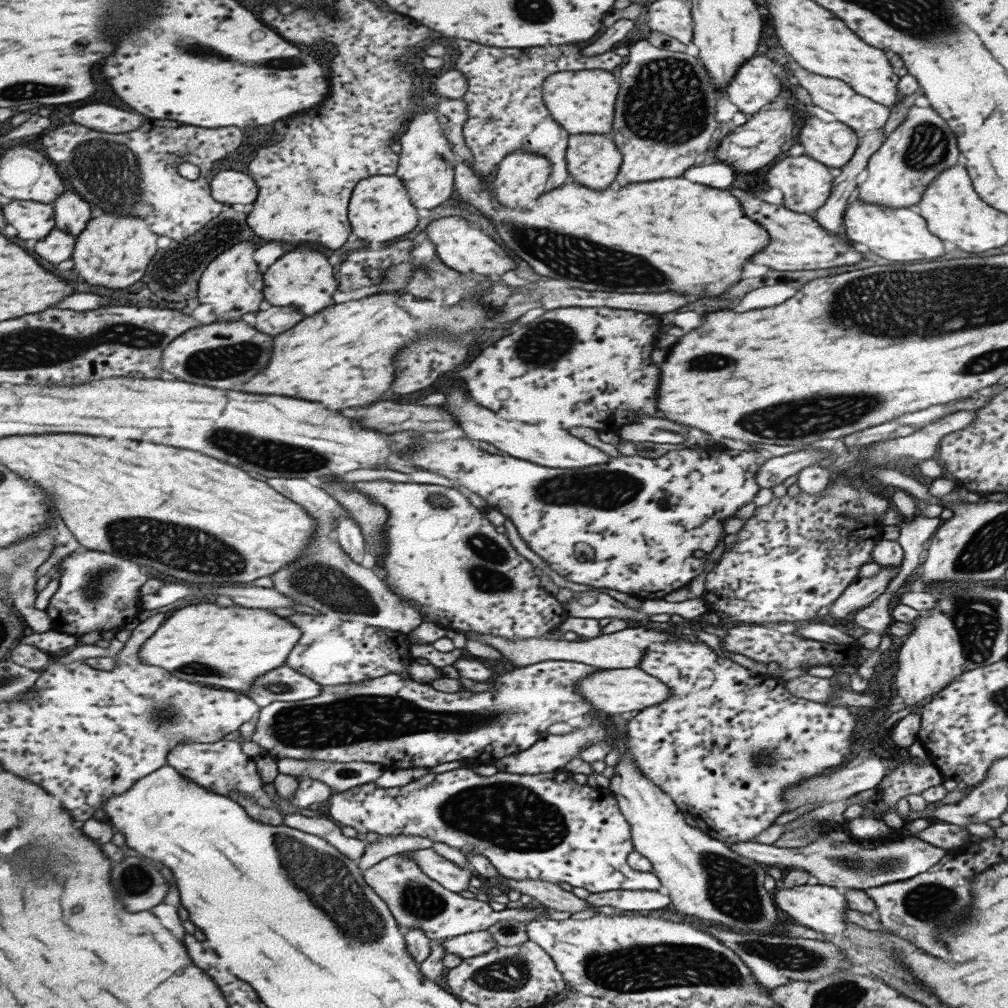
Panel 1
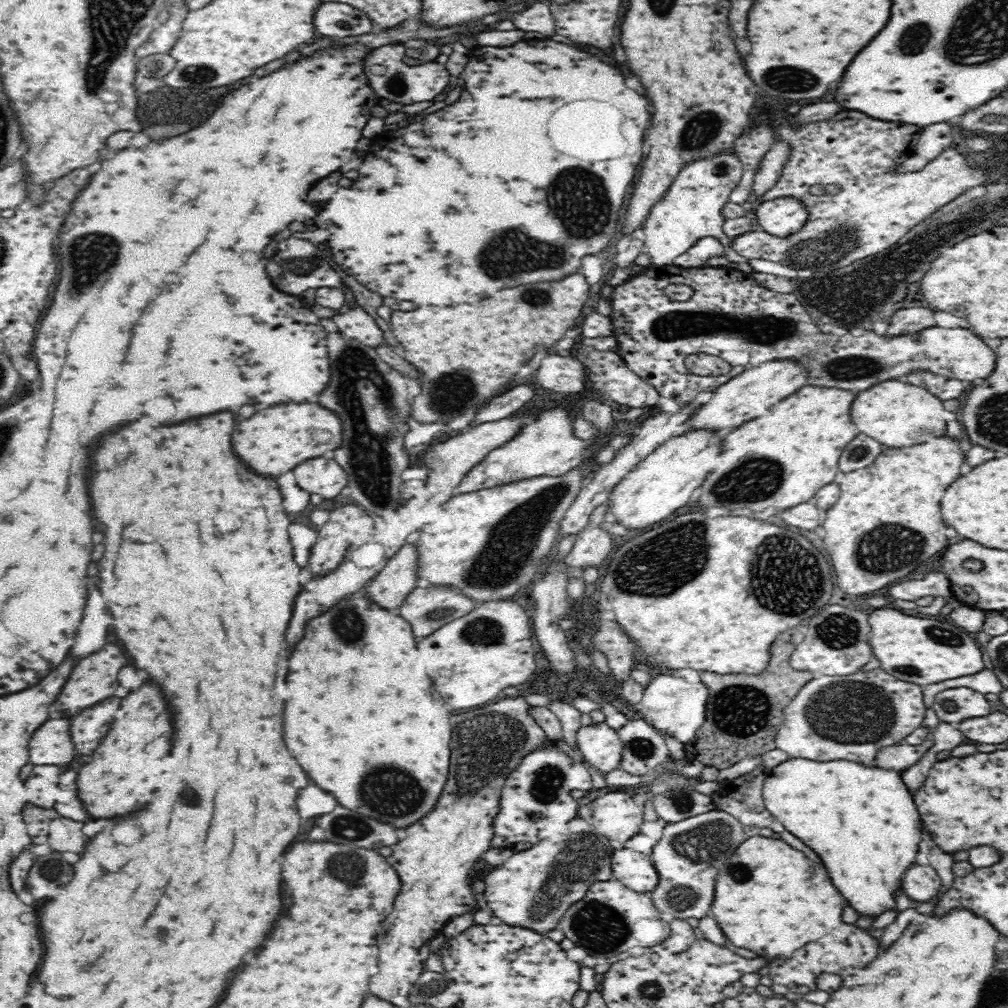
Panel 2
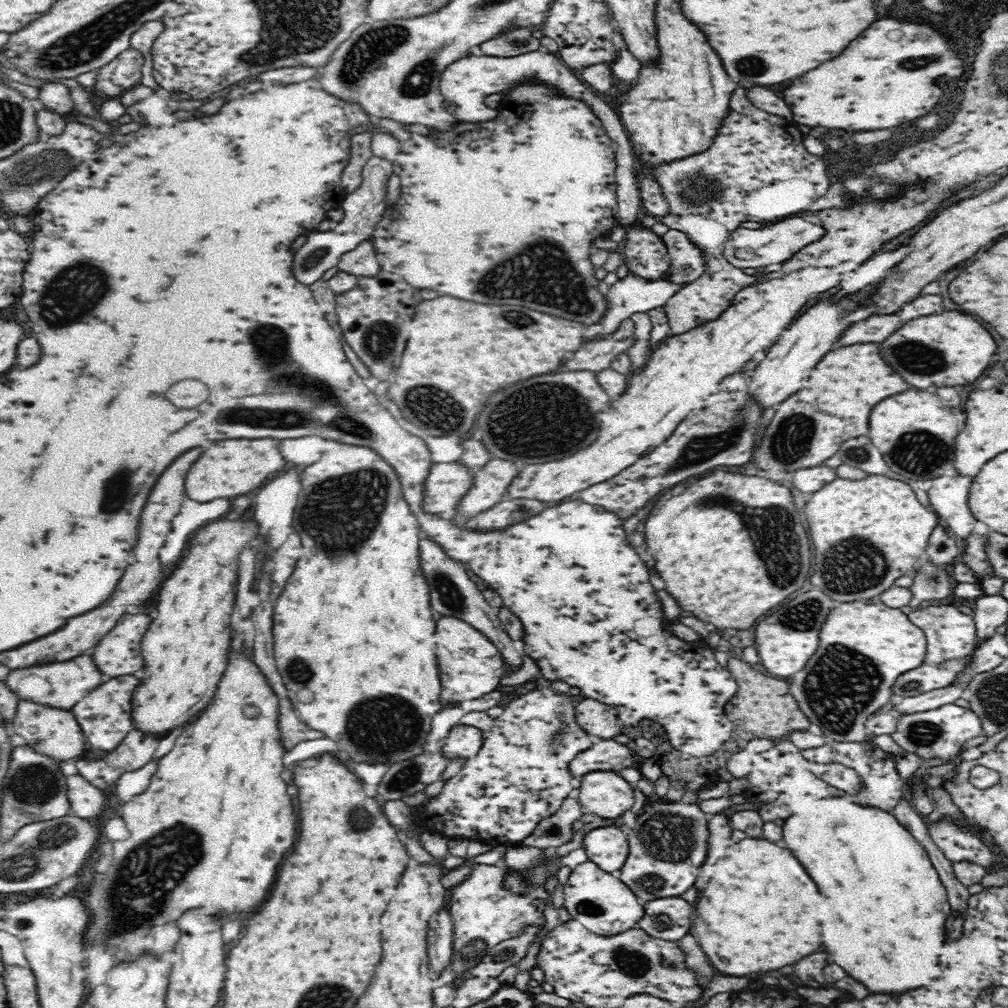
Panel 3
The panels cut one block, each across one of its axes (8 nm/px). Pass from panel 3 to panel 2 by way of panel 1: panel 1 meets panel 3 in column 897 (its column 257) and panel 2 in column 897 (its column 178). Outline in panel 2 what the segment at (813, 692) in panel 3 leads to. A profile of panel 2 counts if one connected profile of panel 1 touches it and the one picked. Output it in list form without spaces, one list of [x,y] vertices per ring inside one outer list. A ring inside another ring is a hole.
[[[887,606],[872,610],[868,622],[872,654],[880,661],[880,667],[897,680],[924,686],[976,674],[984,668],[982,652],[973,636],[946,617],[916,616]]]

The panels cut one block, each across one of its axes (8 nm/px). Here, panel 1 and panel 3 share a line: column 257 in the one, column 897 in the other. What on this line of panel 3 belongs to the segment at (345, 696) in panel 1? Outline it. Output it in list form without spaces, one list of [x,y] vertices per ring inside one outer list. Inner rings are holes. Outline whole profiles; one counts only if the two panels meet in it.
[[[956,704],[940,706],[935,710],[924,710],[916,714],[893,713],[896,717],[896,728],[890,733],[890,738],[897,744],[903,753],[914,754],[923,762],[927,760],[942,760],[950,762],[960,756],[968,740],[983,736],[980,720],[974,712]]]

